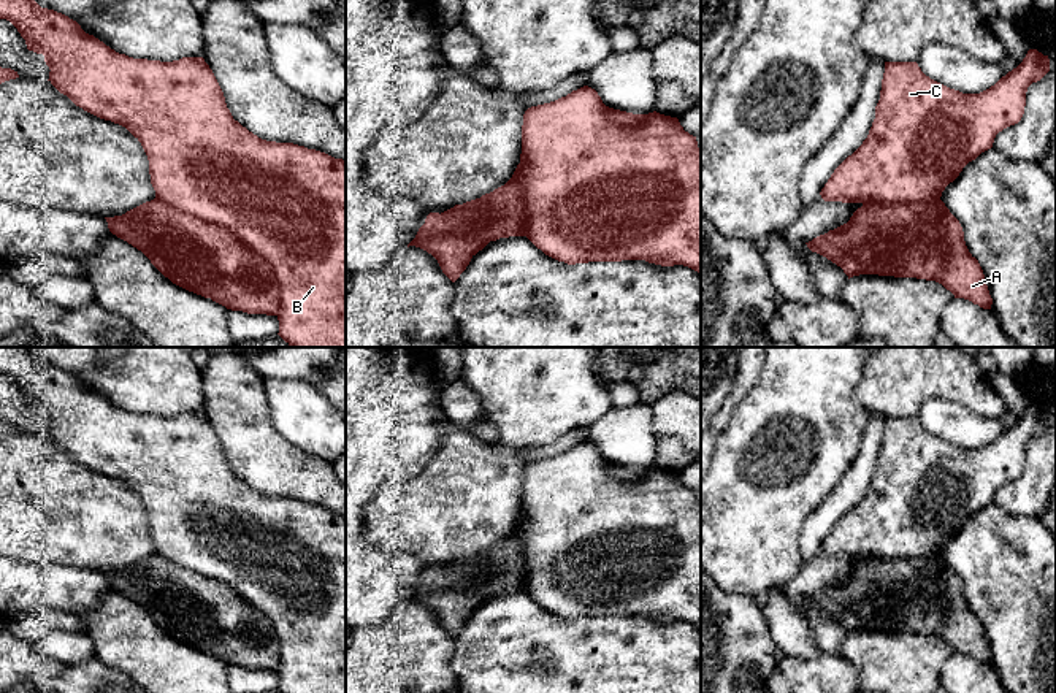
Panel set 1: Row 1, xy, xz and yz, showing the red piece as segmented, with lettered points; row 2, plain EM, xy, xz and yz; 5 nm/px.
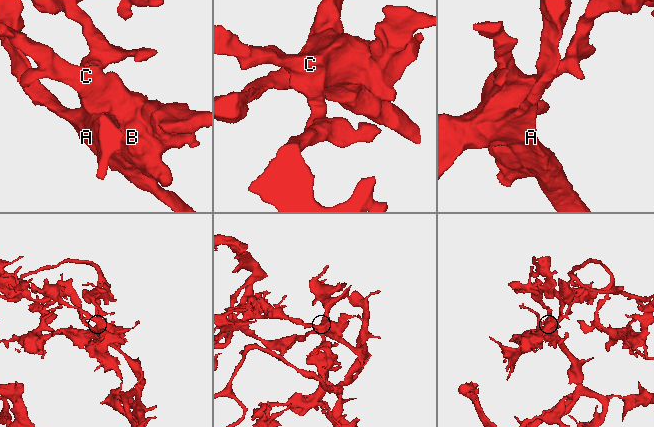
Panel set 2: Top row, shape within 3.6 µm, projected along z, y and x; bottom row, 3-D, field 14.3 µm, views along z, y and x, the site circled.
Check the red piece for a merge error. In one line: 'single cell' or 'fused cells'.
fused cells

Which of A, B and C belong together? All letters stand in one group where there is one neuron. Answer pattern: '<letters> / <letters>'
A / B C

